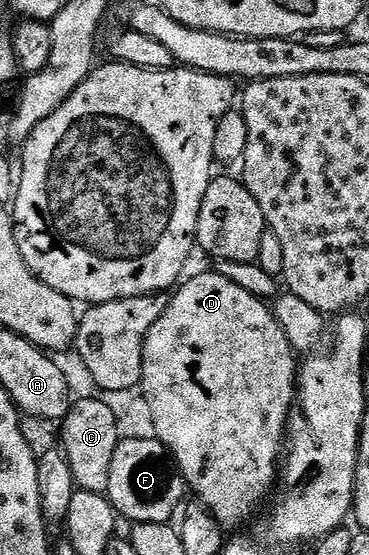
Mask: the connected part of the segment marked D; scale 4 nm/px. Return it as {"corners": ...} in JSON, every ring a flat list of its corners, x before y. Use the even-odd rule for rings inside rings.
{"corners":[[217,273,198,275,195,279,188,279,173,292,174,299,172,295,160,321,156,321,156,325,152,325,152,329,144,341,140,390,147,399,147,407,152,413,155,438,166,446,174,466,178,468,178,474,182,476,183,484,189,490,190,487,194,490,194,495,198,498,195,500,214,516,219,526,229,529,229,527,240,526,257,509,258,503,264,502,263,504,265,504,275,490,276,464,284,451,284,440,288,434,288,416,296,398,296,359,294,363,296,355,290,342,278,328,278,322,274,319,271,308,263,300,257,299,252,293,247,293,245,289,240,289,240,285,232,285,232,281,228,281,228,277]]}

